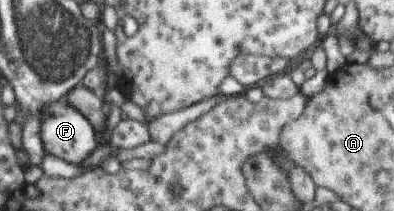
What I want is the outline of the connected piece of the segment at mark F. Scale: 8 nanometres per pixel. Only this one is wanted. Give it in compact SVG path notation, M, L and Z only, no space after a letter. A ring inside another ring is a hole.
M65 98L42 110L42 143L46 152L78 165L96 146L93 125Z

